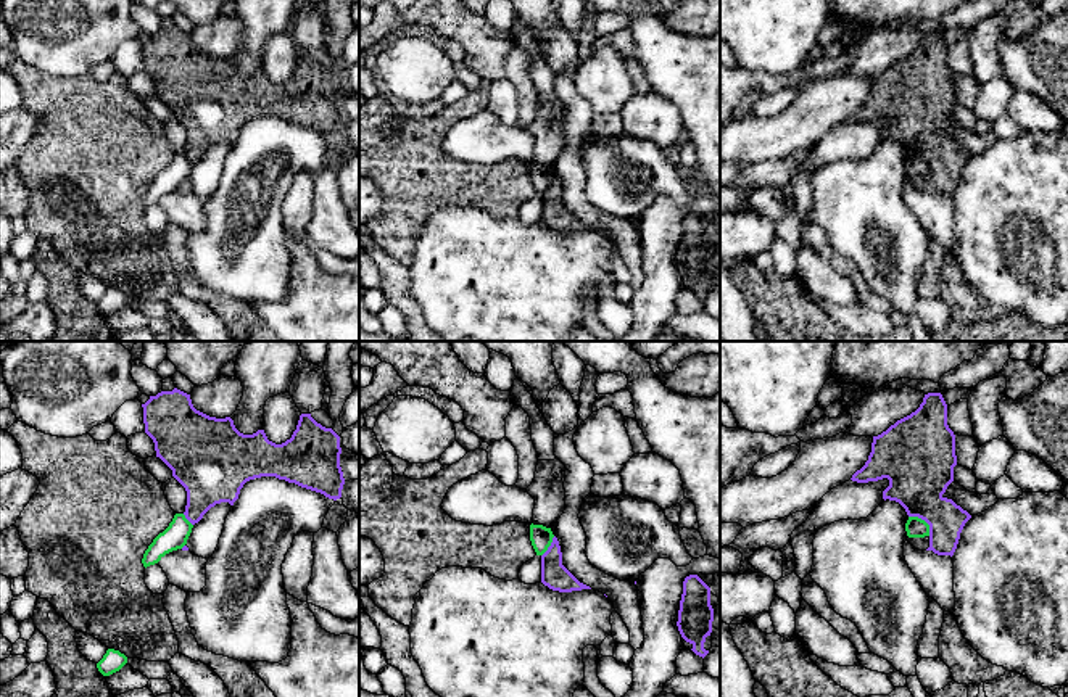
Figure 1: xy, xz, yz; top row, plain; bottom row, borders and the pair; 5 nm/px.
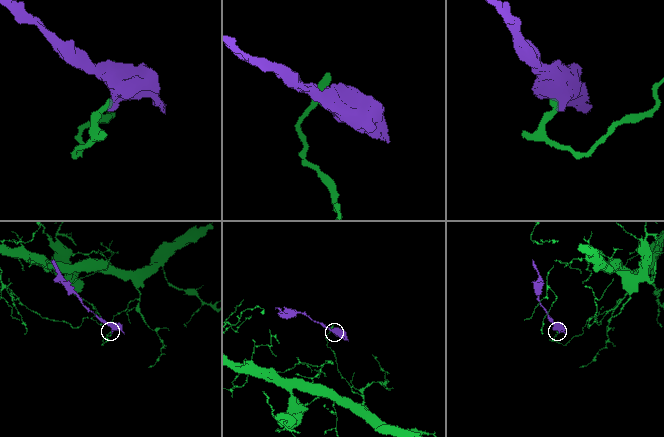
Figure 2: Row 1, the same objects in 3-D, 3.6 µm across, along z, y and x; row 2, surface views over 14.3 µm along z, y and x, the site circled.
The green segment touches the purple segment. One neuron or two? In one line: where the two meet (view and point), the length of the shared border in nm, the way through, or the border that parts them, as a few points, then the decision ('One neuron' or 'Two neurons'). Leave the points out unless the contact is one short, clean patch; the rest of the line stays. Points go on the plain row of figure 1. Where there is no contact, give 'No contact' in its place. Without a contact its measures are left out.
Touches green at yz (923, 160). Shared border 150 nm. Boundary: yz (909, 155), (920, 156), (928, 164), (930, 174). Two neurons

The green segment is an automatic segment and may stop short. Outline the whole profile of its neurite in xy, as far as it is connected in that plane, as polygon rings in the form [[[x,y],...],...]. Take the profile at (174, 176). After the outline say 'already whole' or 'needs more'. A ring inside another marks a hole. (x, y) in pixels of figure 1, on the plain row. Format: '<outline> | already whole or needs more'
[[[176,153],[169,166],[159,172],[143,193],[143,206],[158,203],[166,193],[182,188],[192,172],[193,164],[184,153]]] | already whole

